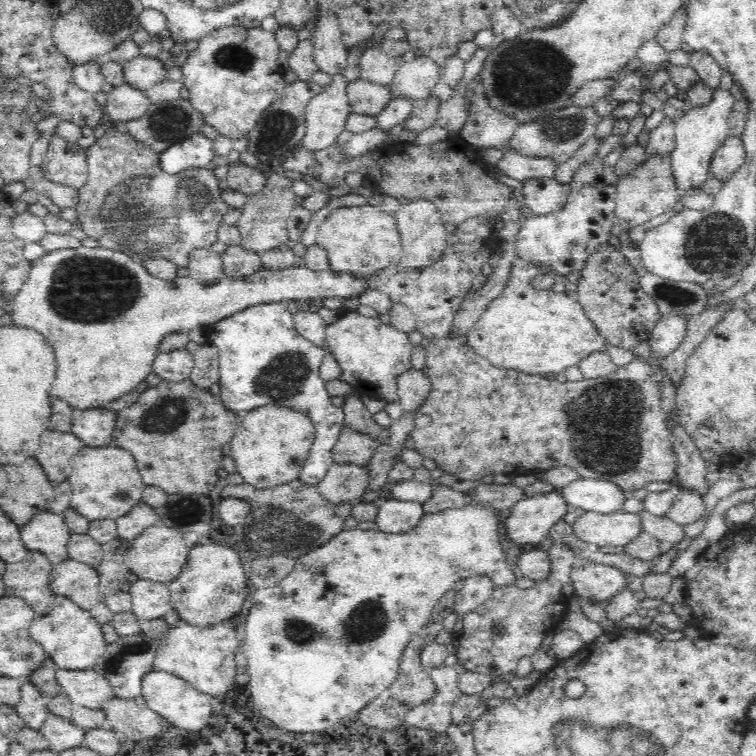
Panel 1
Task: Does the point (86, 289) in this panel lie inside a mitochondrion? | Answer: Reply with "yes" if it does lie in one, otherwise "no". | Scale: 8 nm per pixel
yes

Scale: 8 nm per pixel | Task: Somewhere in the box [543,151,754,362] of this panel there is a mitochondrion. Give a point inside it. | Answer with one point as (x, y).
(716, 242)

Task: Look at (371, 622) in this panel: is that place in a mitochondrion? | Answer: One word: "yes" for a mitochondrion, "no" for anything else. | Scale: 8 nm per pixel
yes

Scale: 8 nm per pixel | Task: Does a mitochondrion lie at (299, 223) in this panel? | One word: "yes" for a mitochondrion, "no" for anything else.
no

